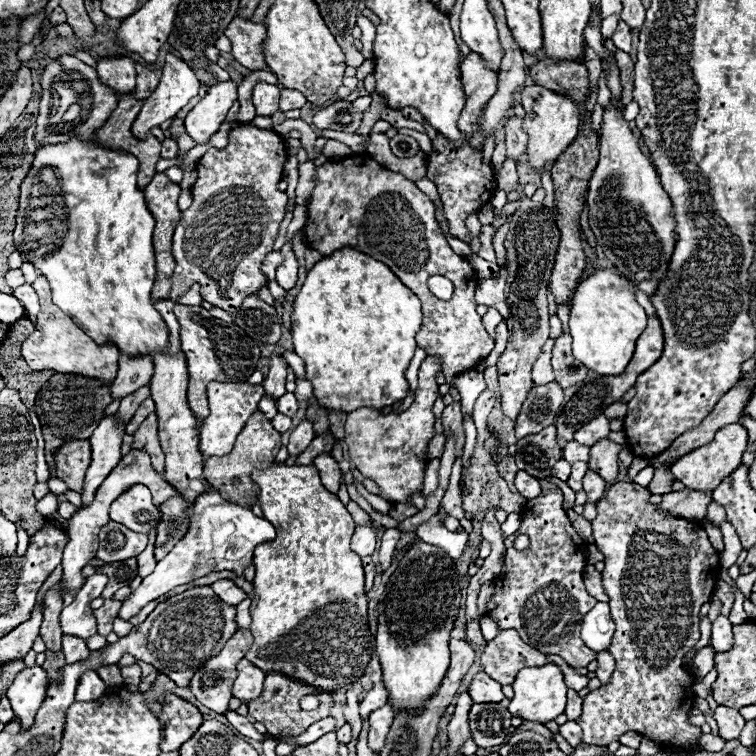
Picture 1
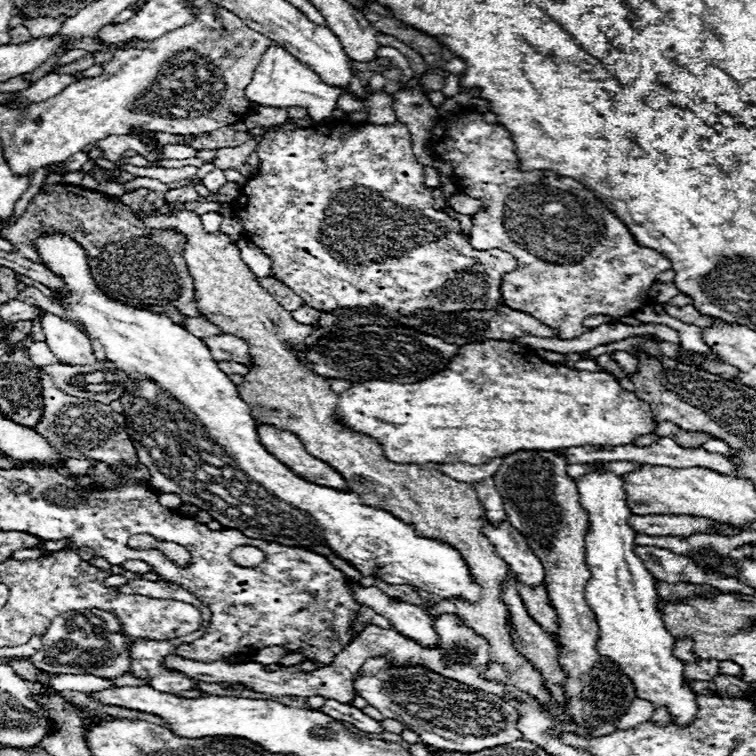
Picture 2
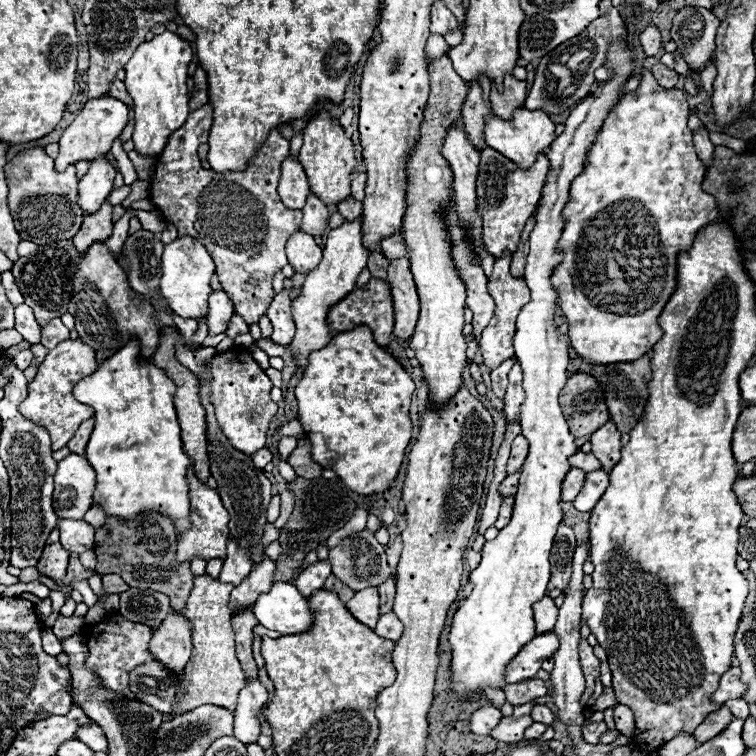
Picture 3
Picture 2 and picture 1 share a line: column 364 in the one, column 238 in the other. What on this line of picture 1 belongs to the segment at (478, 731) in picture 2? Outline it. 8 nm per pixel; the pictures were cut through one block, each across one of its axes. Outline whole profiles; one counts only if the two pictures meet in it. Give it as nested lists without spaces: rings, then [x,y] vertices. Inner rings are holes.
[[[242,658],[236,664],[238,670],[238,678],[234,680],[232,686],[232,696],[246,702],[252,702],[254,698],[260,696],[262,692],[262,682],[266,678],[266,674],[262,670],[256,670],[256,666],[252,666],[252,662],[248,662],[246,658]]]

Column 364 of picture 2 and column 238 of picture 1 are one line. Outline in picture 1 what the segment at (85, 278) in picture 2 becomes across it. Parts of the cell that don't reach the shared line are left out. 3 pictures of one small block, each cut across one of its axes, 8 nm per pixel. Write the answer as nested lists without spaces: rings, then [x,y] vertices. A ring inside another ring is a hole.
[[[216,490],[198,496],[194,506],[188,508],[188,514],[190,514],[190,528],[182,538],[182,542],[178,542],[172,548],[172,552],[156,564],[156,570],[150,576],[146,576],[136,590],[132,590],[132,594],[122,602],[122,608],[118,610],[118,618],[130,620],[148,602],[156,600],[158,596],[166,594],[168,590],[180,584],[188,584],[210,572],[232,570],[236,576],[242,576],[244,568],[252,564],[254,548],[258,544],[274,540],[276,536],[276,530],[268,520],[254,516],[252,510],[248,508],[224,500]]]

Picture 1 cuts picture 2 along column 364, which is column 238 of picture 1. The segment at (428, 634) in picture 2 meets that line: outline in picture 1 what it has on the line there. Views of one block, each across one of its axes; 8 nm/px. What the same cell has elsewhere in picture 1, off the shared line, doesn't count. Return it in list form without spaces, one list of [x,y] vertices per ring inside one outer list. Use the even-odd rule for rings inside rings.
[[[218,580],[212,584],[212,590],[218,594],[218,598],[230,606],[238,606],[242,600],[246,600],[246,592],[238,588],[232,580]]]

